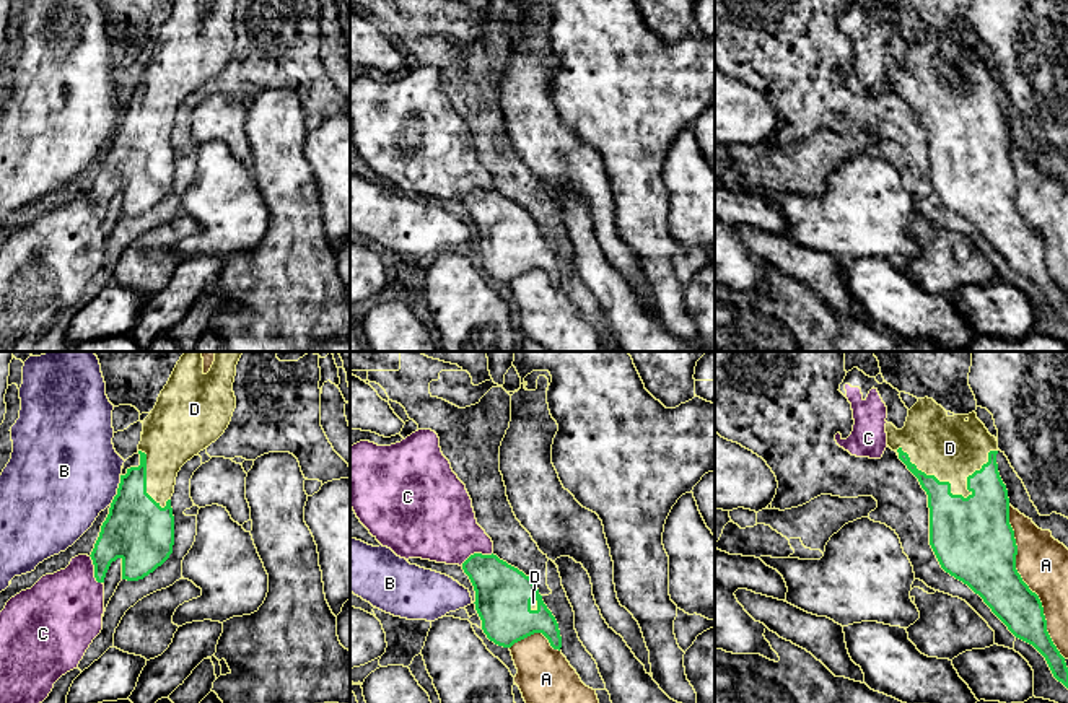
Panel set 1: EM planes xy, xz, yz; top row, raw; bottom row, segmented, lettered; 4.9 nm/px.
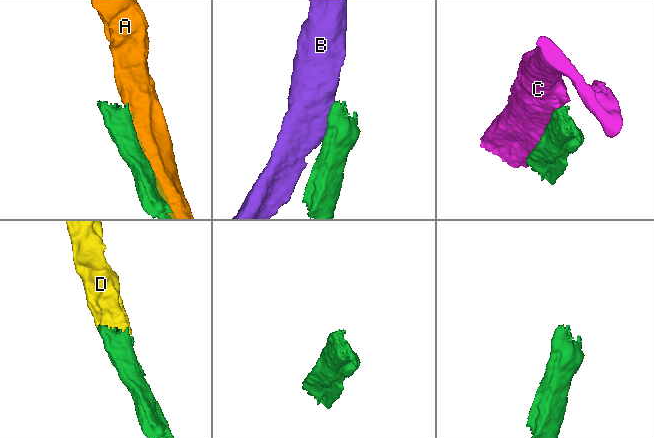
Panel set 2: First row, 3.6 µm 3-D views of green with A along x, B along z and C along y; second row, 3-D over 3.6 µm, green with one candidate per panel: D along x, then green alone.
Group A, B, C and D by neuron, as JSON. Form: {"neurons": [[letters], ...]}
{"neurons": [["A"], ["B"], ["C"], ["D"]]}

